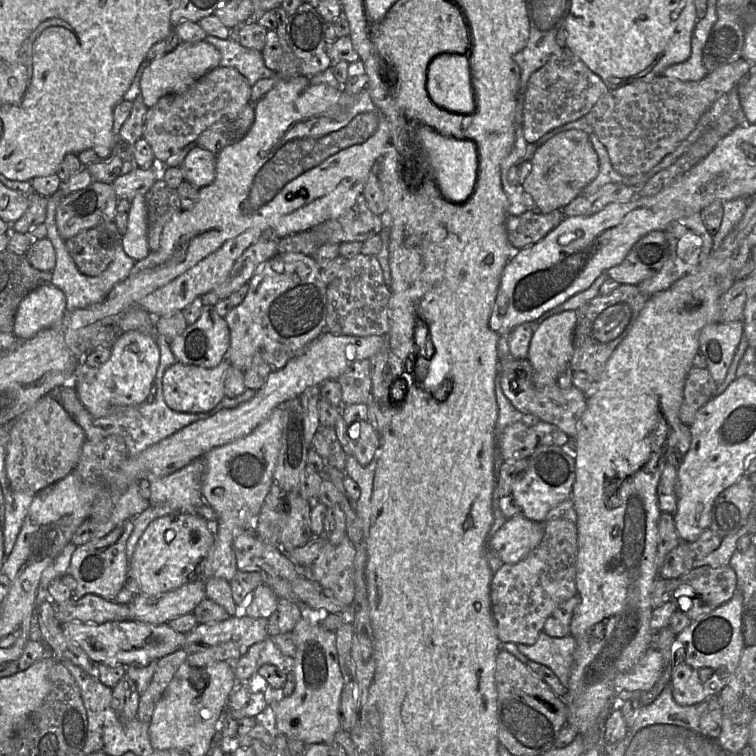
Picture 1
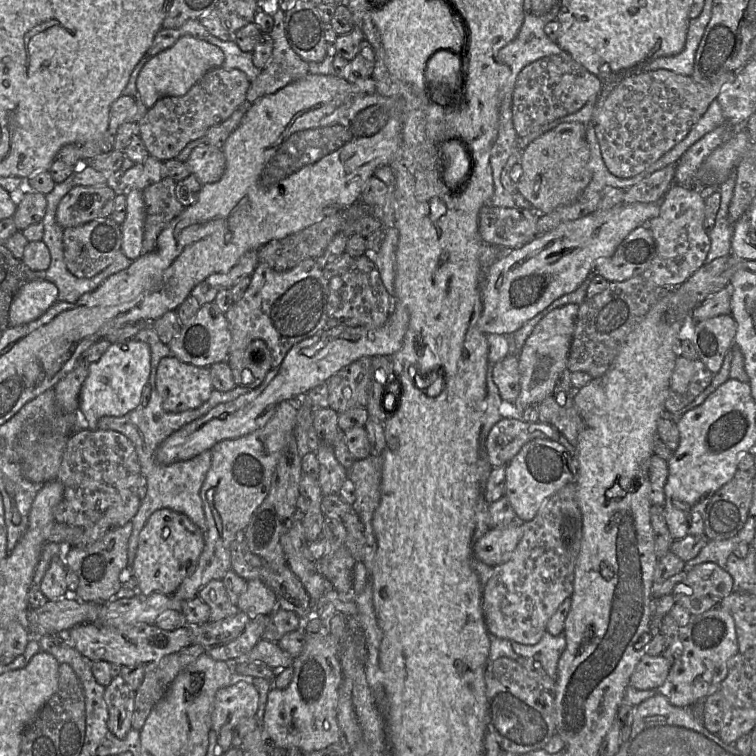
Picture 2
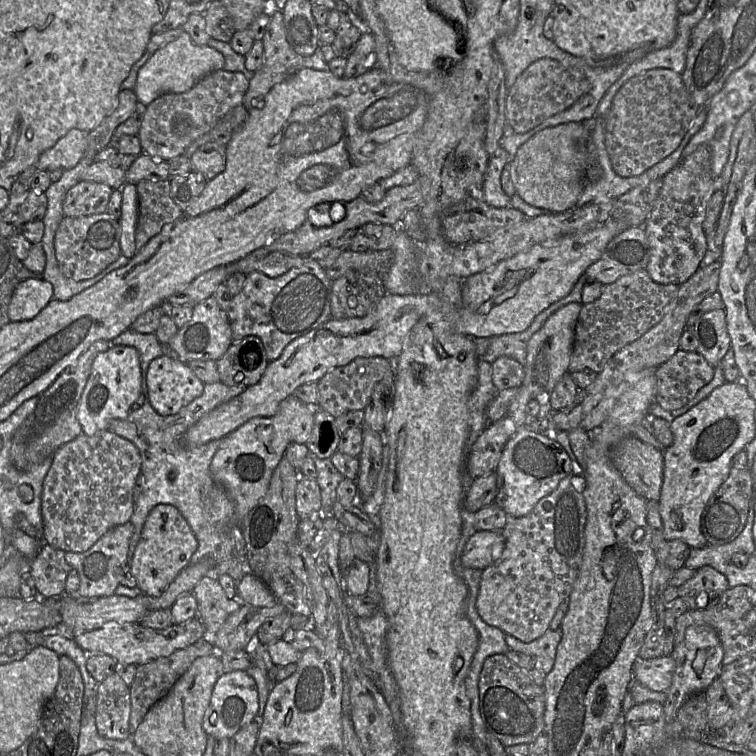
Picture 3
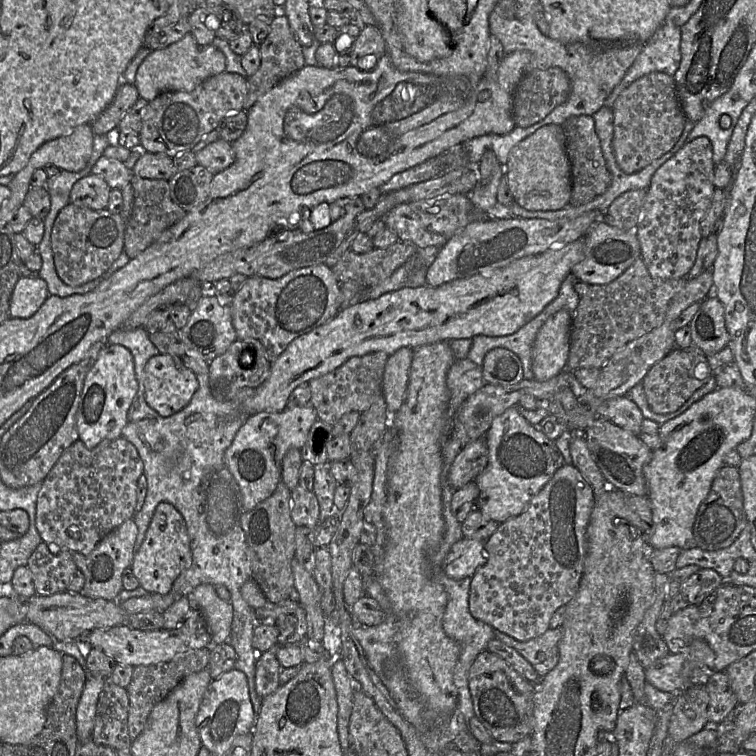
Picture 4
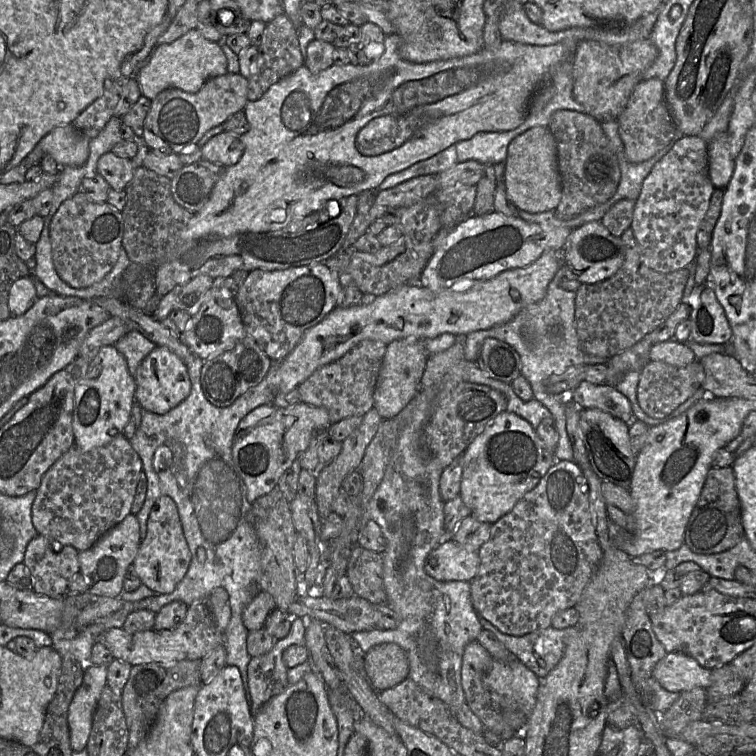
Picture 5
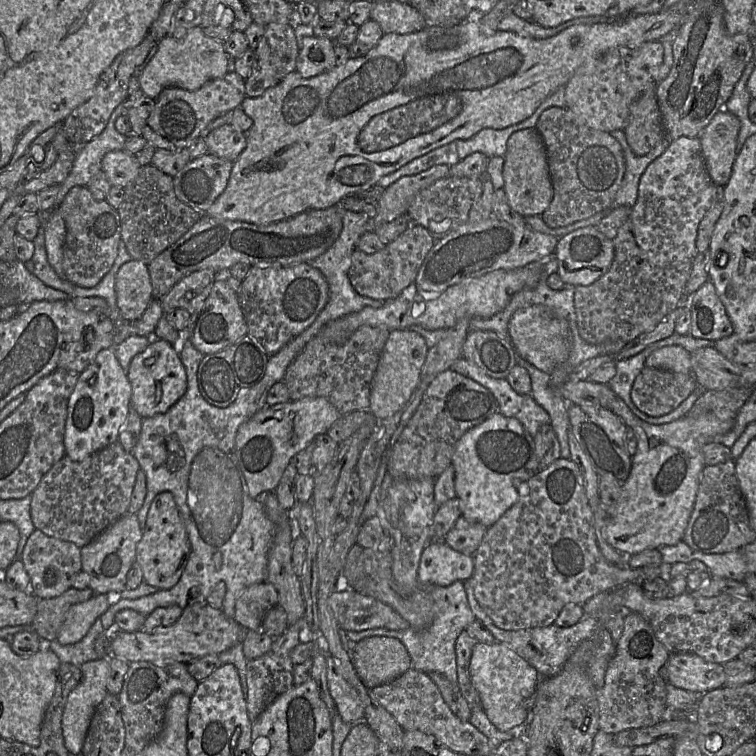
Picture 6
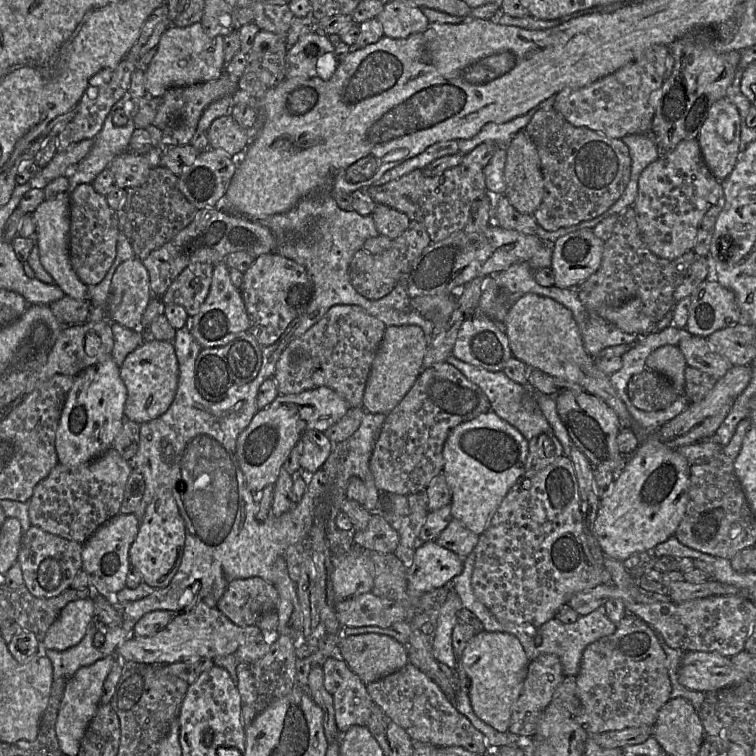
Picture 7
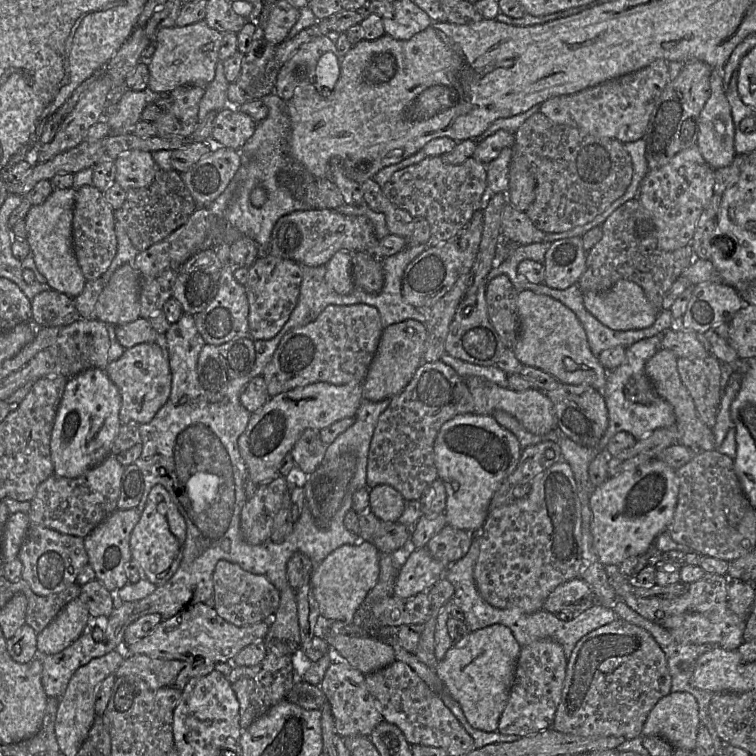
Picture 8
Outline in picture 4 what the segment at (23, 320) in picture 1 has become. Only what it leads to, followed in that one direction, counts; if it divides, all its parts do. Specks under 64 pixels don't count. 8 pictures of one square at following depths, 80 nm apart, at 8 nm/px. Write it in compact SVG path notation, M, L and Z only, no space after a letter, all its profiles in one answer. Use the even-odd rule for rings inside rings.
M39 277L20 278L10 299L10 317L26 319L33 316L49 296L47 283Z

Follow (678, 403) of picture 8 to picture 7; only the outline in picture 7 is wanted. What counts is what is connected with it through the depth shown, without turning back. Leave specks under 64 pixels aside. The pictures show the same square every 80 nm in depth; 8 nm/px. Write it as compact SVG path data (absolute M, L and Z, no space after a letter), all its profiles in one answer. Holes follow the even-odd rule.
M665 345L652 352L645 361L647 369L666 376L680 396L685 396L684 371L688 366L677 346Z

